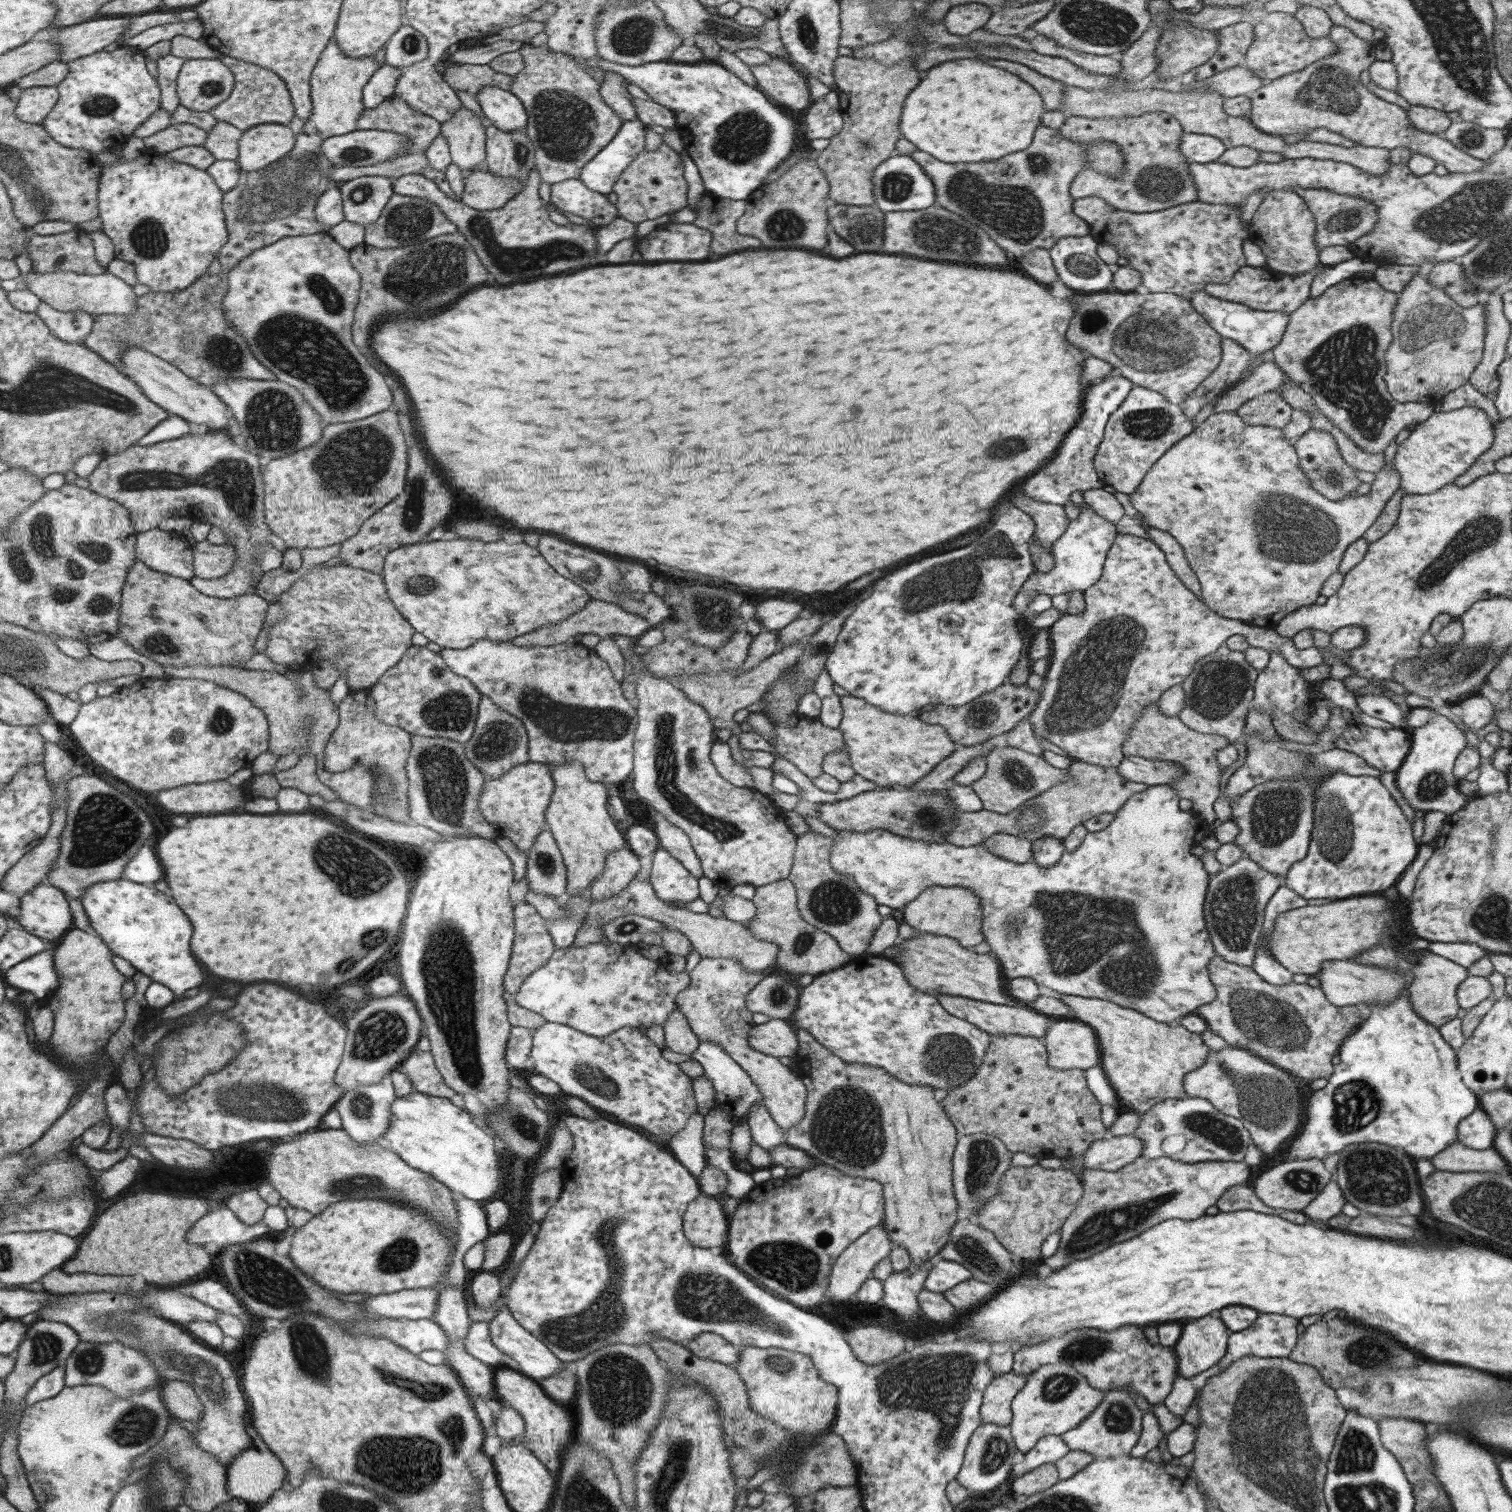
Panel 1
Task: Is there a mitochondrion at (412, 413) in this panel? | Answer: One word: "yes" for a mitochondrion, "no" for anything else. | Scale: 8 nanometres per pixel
no

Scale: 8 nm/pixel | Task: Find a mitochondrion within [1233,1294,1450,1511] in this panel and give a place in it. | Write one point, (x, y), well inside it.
(1370, 1352)

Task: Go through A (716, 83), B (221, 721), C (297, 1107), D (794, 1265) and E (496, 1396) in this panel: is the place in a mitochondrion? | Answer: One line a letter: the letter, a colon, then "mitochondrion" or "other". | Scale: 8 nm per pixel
A: other
B: mitochondrion
C: mitochondrion
D: mitochondrion
E: other

